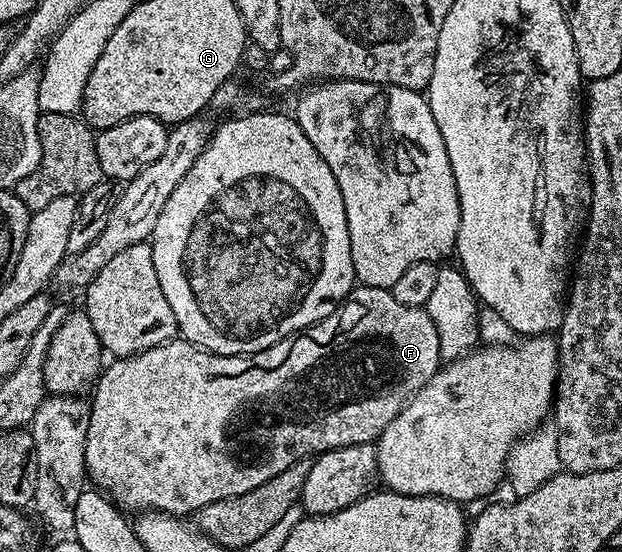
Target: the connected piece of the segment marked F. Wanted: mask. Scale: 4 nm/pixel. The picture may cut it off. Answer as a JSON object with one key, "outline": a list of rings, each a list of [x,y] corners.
{"outline":[[[364,285],[351,290],[346,301],[336,312],[332,312],[332,316],[289,334],[284,340],[255,354],[213,354],[211,350],[203,350],[193,342],[165,342],[127,358],[114,358],[111,366],[109,363],[99,373],[98,380],[92,387],[94,398],[92,397],[86,437],[86,473],[97,489],[105,492],[119,507],[127,511],[156,510],[163,514],[190,516],[216,500],[224,500],[224,494],[231,498],[244,492],[252,492],[252,488],[260,488],[260,484],[272,480],[272,476],[280,476],[284,468],[296,464],[296,460],[301,458],[317,456],[348,444],[377,443],[384,428],[388,428],[388,424],[396,420],[398,413],[410,403],[411,396],[424,388],[428,380],[432,380],[443,362],[436,325],[429,319],[429,314],[423,307],[400,304],[400,300],[396,300],[396,296],[392,296],[389,289],[381,290]]]}

